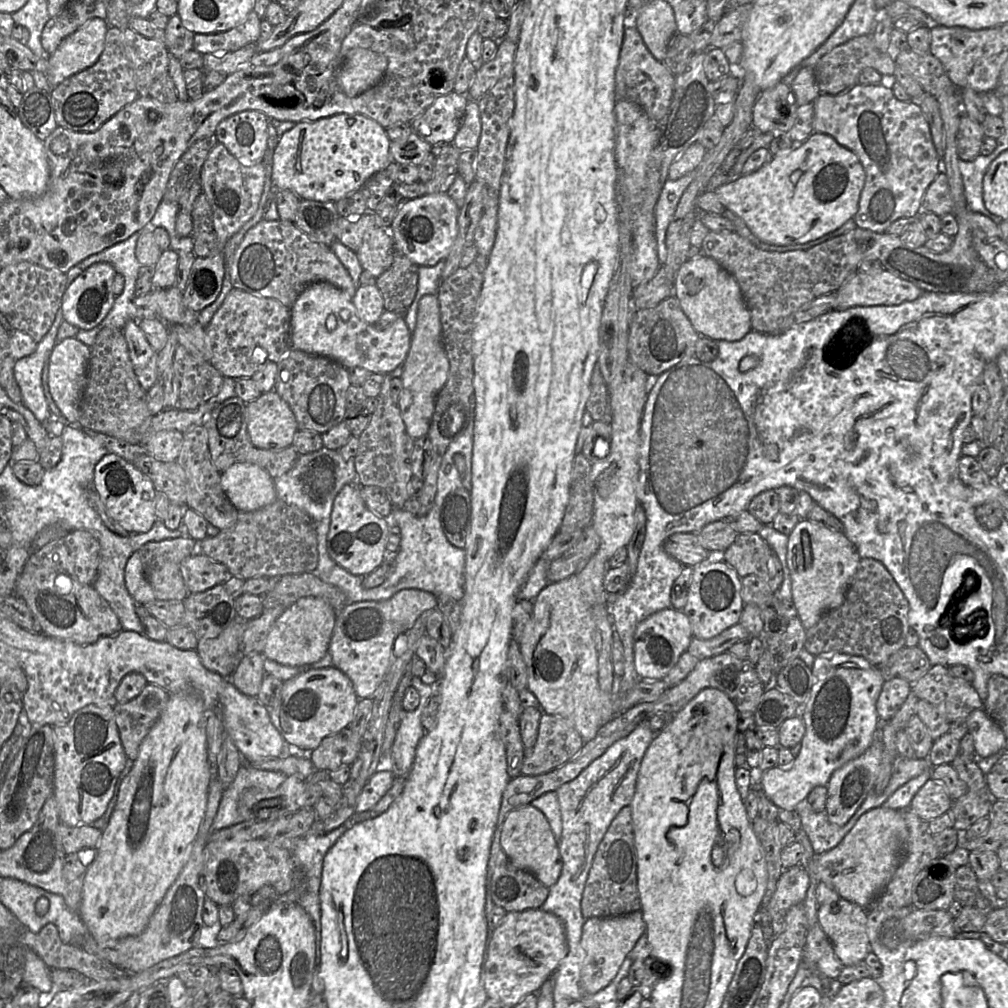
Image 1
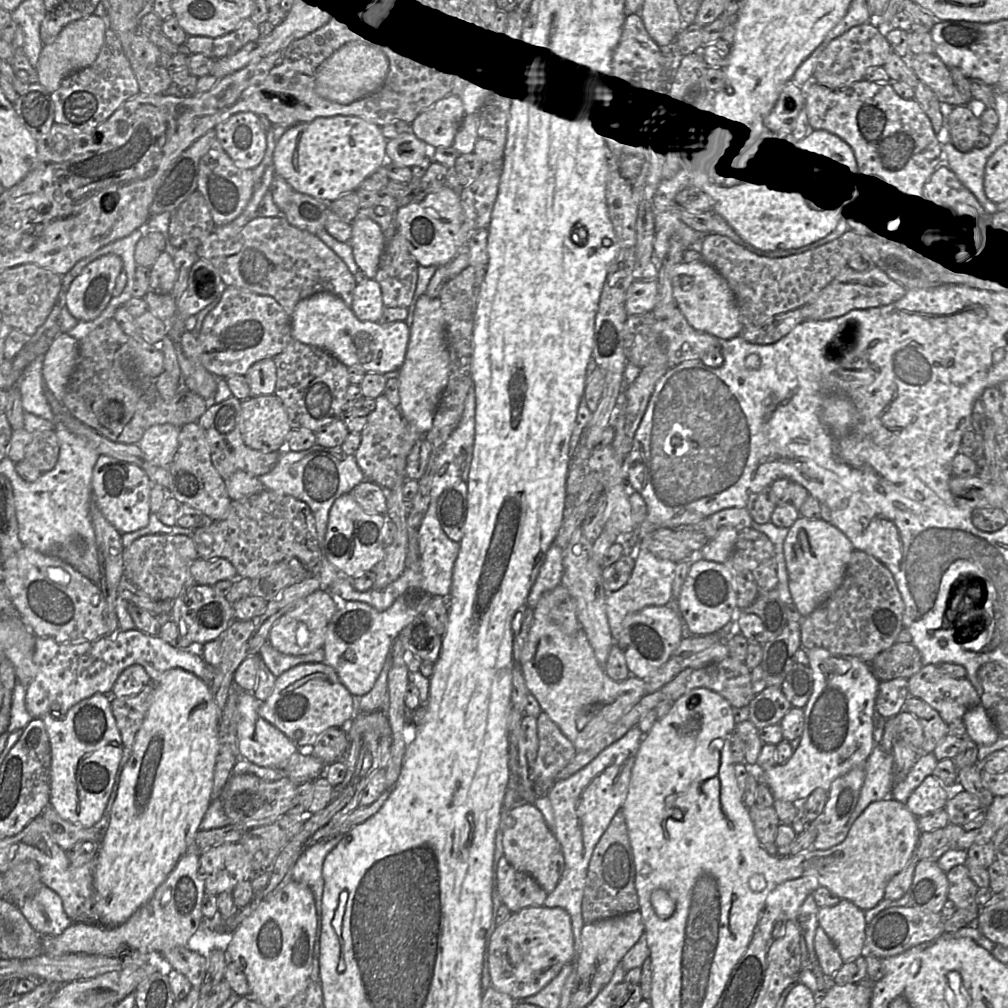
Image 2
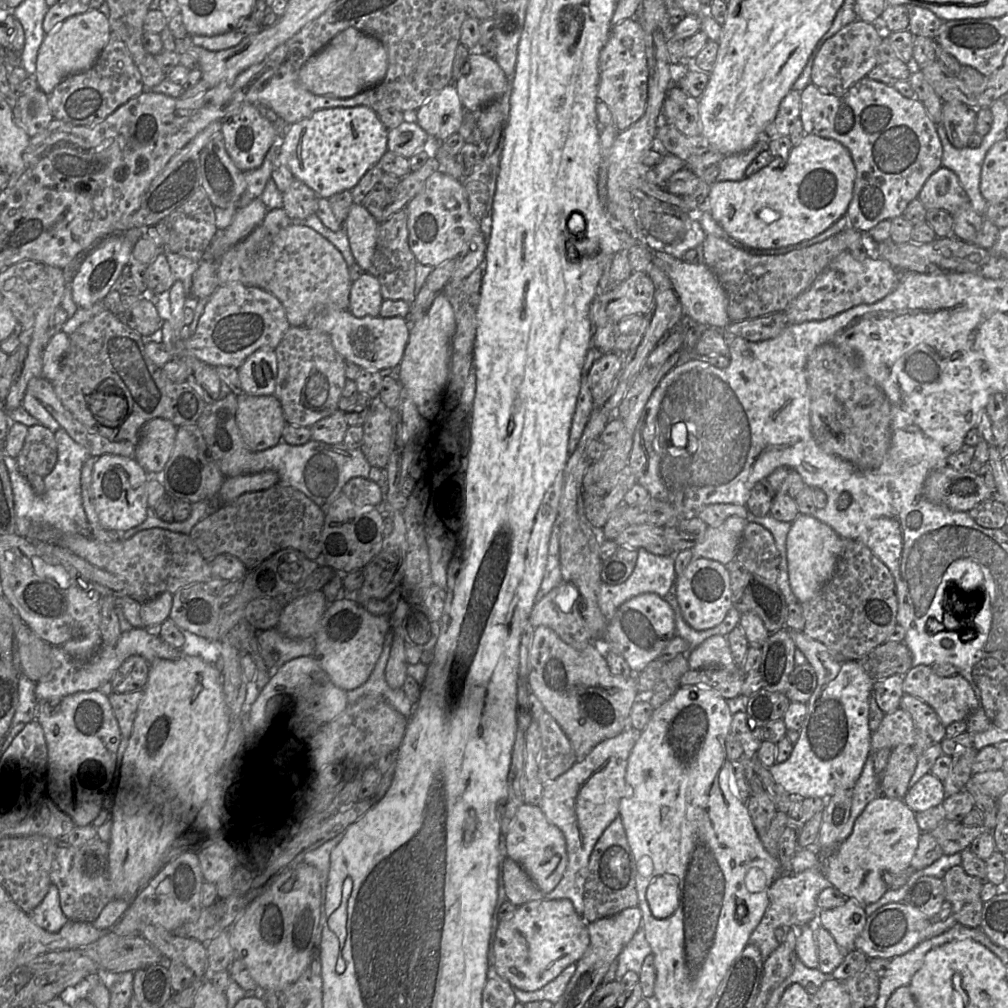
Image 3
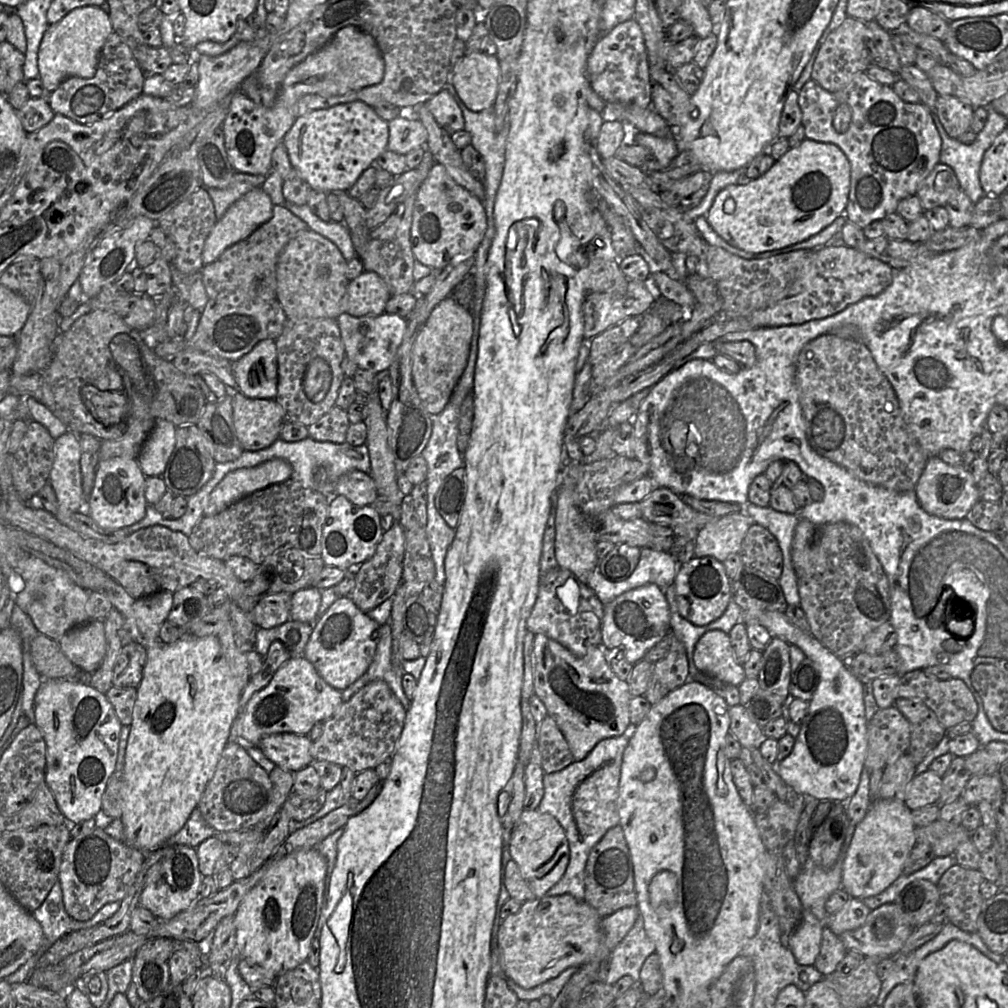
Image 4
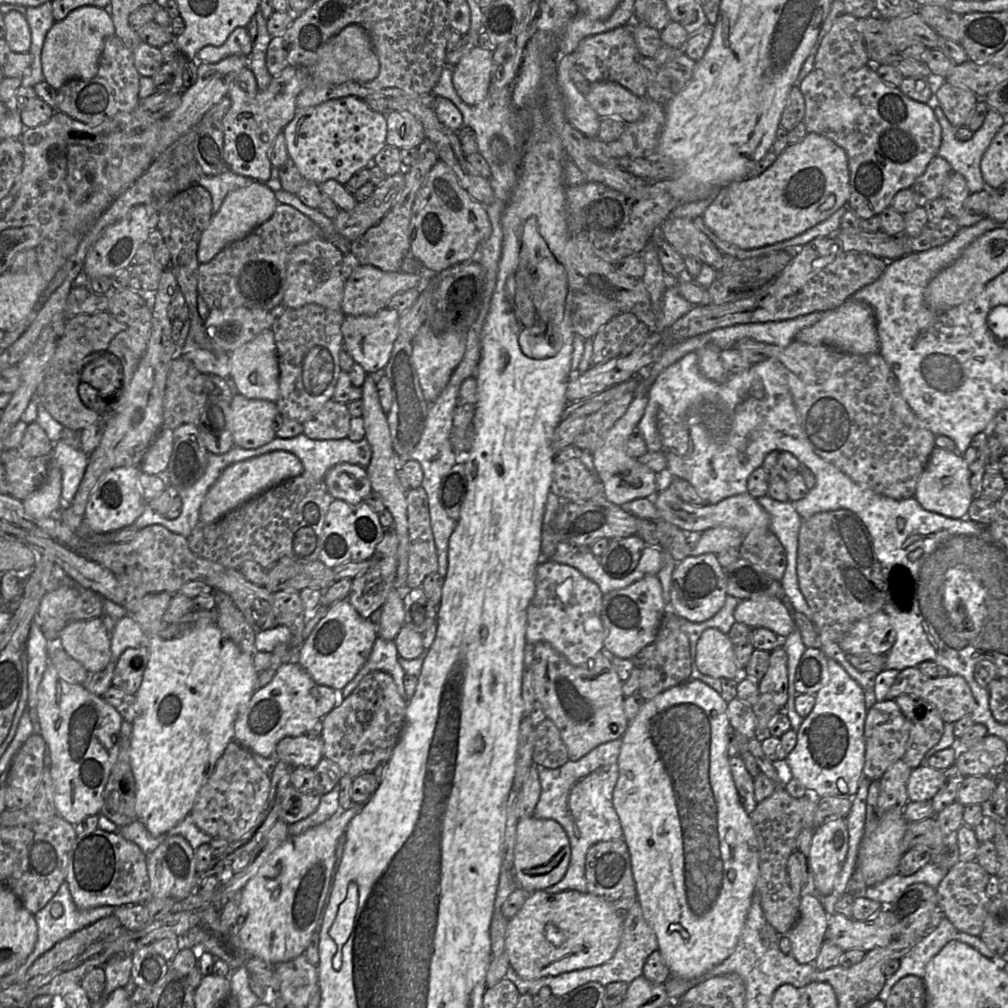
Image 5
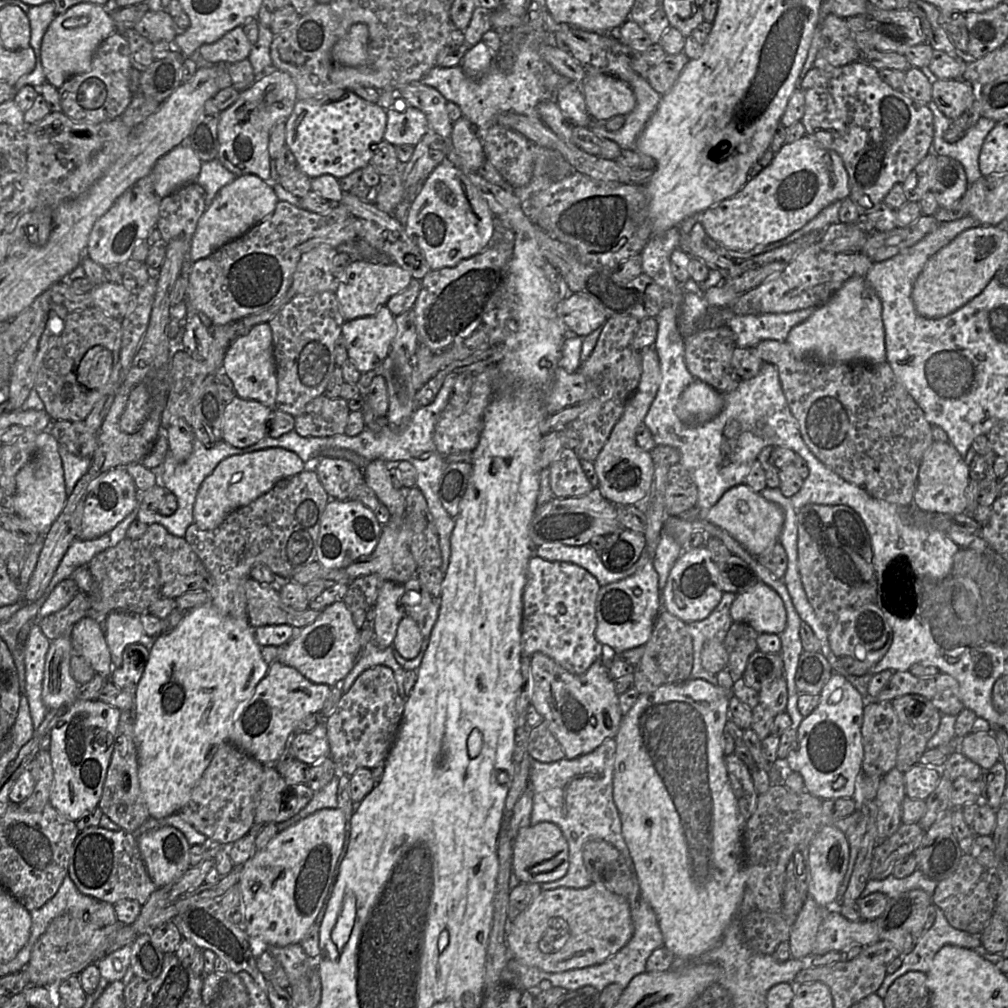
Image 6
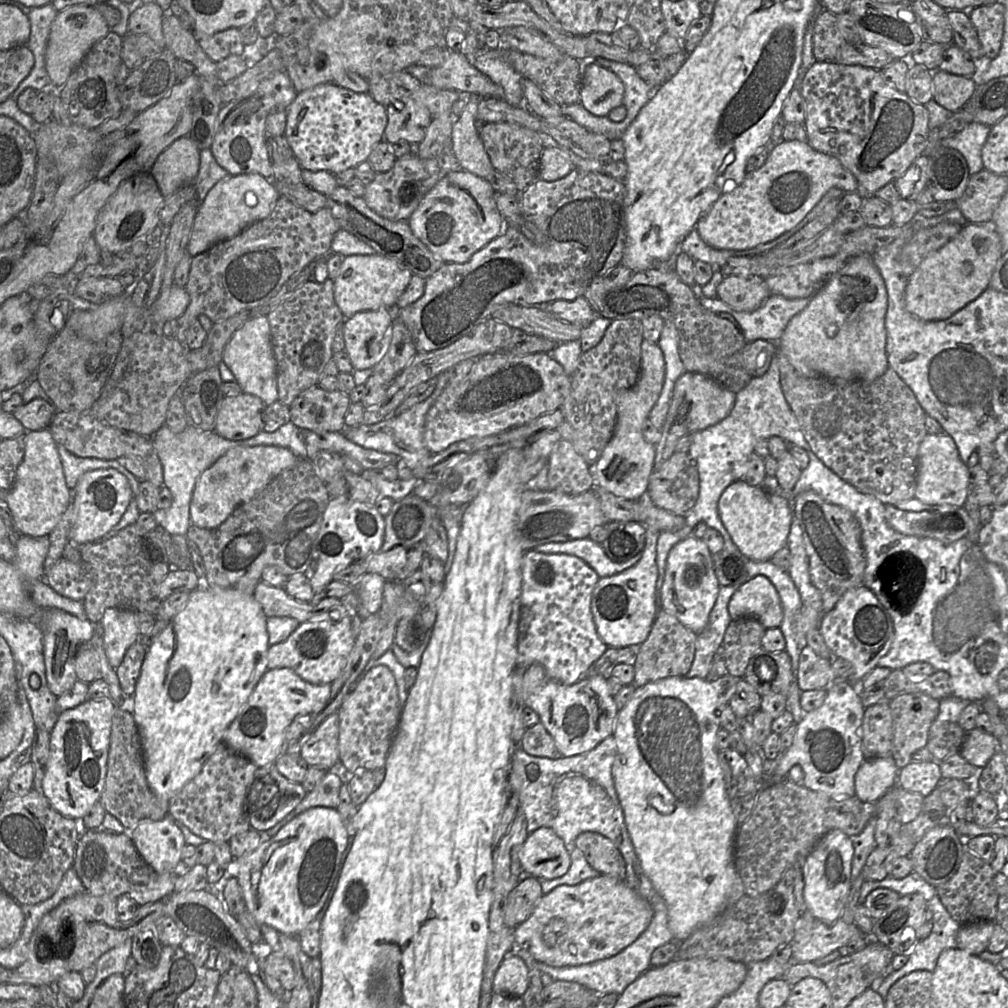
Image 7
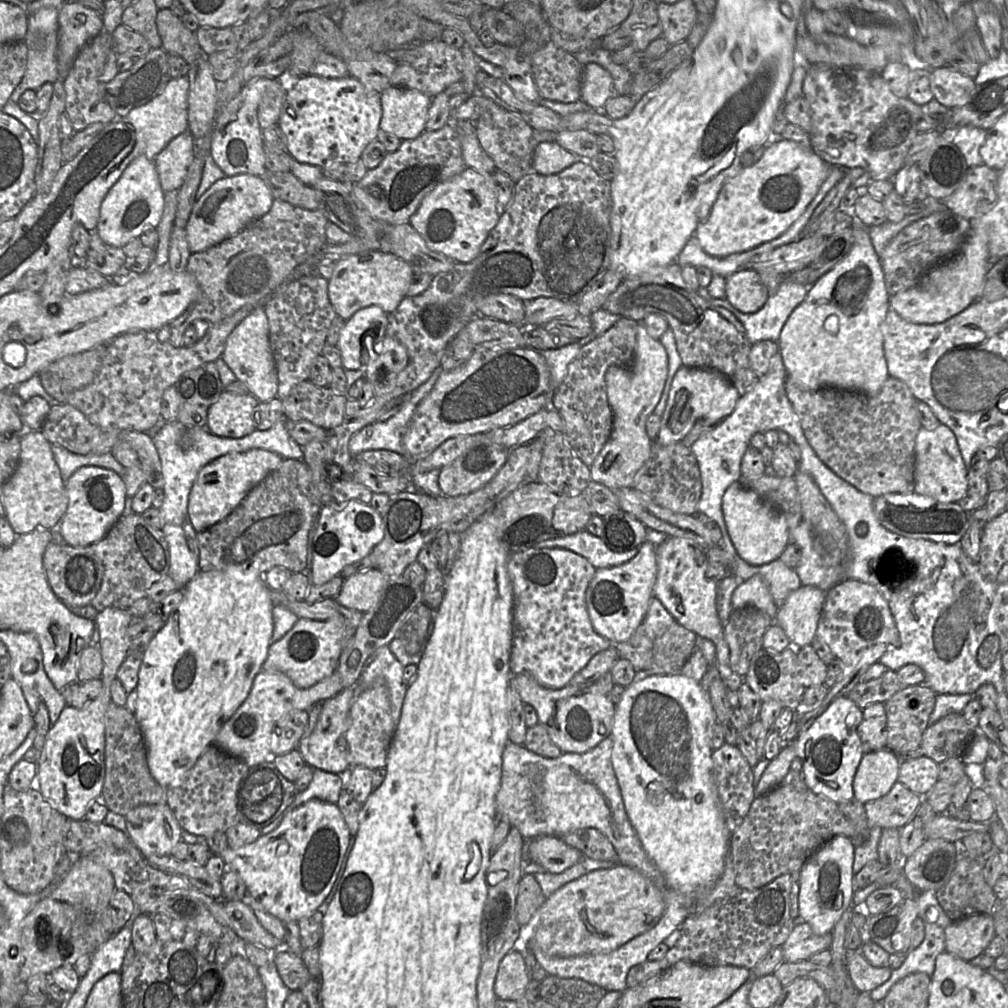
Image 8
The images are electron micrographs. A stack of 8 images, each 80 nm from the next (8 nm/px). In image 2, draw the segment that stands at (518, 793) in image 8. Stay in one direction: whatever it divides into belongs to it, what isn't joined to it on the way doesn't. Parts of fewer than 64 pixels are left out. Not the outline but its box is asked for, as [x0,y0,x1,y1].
[534,726,644,958]

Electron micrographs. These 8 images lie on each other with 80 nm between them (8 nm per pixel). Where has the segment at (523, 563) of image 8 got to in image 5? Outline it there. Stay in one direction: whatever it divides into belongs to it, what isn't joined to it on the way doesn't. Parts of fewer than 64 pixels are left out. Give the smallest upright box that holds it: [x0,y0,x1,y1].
[526,560,604,666]

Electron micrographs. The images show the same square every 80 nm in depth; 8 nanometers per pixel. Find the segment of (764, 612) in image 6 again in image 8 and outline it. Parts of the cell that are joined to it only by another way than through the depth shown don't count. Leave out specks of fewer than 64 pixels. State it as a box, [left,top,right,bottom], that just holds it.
[732,575,778,620]

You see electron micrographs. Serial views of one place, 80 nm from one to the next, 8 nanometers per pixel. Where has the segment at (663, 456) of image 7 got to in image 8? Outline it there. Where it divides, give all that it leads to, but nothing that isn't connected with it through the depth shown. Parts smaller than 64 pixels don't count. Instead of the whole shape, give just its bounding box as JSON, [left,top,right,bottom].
[656,365,740,445]

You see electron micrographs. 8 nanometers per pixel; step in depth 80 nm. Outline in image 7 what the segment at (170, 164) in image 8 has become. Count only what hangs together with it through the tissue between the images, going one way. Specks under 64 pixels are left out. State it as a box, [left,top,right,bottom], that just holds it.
[150,136,200,198]

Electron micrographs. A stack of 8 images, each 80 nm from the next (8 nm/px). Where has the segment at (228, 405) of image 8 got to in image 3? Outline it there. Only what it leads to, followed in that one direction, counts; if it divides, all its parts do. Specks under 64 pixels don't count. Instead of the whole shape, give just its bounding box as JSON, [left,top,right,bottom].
[237,393,287,451]

